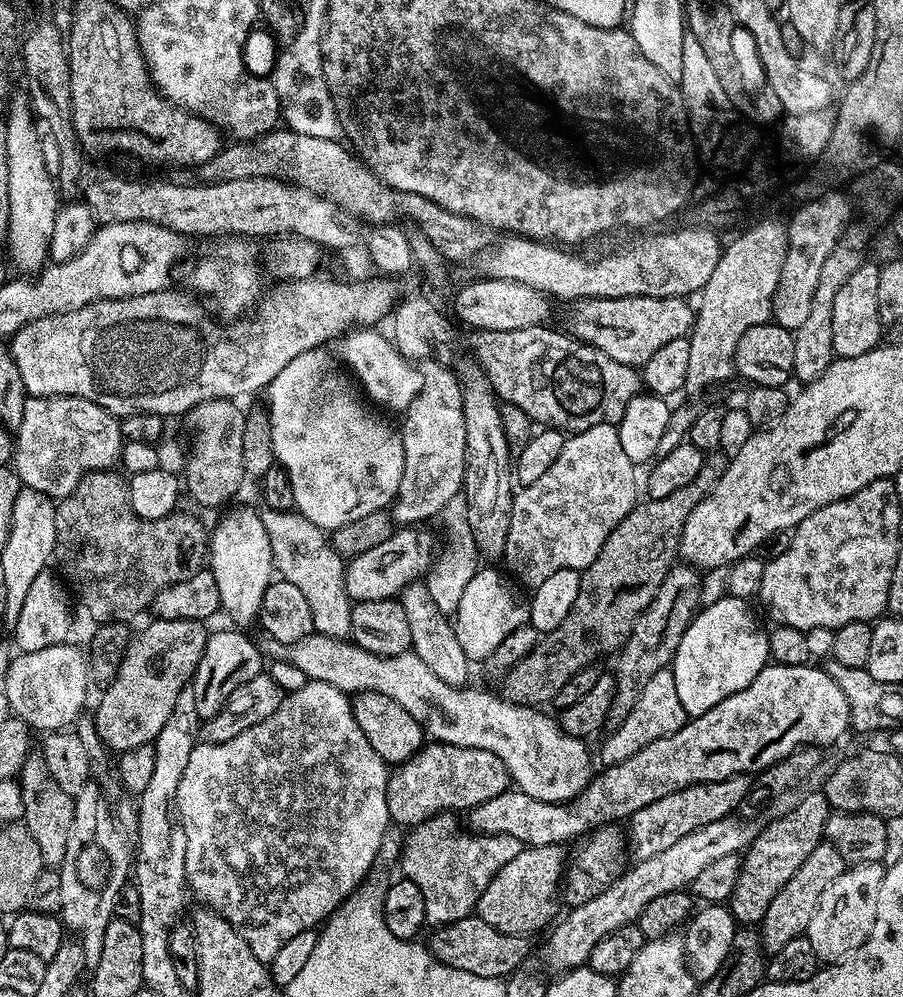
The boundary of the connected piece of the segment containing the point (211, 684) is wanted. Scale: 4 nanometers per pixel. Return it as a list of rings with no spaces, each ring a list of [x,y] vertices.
[[[243,631],[215,632],[206,642],[206,650],[196,667],[191,686],[194,690],[194,706],[198,710],[201,721],[212,720],[224,709],[224,704],[234,694],[234,690],[250,682],[255,676],[261,675],[260,661],[262,655],[255,639],[247,640]]]

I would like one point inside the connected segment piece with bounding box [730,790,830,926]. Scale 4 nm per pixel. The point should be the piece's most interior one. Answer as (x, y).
(783, 844)

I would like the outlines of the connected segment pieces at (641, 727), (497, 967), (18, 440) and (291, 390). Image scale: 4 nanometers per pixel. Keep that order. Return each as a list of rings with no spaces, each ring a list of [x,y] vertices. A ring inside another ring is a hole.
[[[671,667],[658,670],[658,674],[654,674],[654,678],[650,678],[650,682],[646,682],[646,686],[641,688],[634,710],[630,710],[628,717],[611,733],[612,737],[601,746],[600,756],[605,760],[603,763],[611,766],[626,762],[626,758],[638,754],[638,750],[674,734],[683,728],[685,723],[686,717],[682,710],[682,702],[678,702],[678,686],[674,686]]]
[[[479,918],[459,920],[437,927],[432,936],[430,951],[445,969],[452,972],[478,974],[482,978],[507,978],[525,963],[528,956],[528,936],[511,936],[494,930]]]
[[[56,395],[28,396],[22,424],[14,440],[14,471],[24,488],[32,488],[51,498],[70,496],[91,472],[112,470],[121,463],[121,421],[106,411],[95,399]]]
[[[314,348],[286,363],[286,370],[266,387],[266,411],[275,463],[288,475],[295,511],[323,530],[335,530],[366,514],[385,510],[393,503],[402,482],[404,458],[401,433],[392,429],[382,417],[356,404],[356,392],[344,377],[345,369],[324,352]]]

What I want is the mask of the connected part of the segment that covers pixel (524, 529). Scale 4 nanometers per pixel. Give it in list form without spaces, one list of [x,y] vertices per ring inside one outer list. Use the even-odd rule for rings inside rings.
[[[596,425],[585,432],[569,435],[562,446],[562,454],[558,454],[554,460],[554,466],[550,466],[550,470],[546,470],[546,474],[533,485],[521,487],[515,493],[502,555],[502,560],[508,563],[507,571],[513,577],[516,575],[528,590],[534,590],[558,570],[588,568],[590,562],[598,558],[598,550],[602,550],[606,538],[615,530],[618,522],[622,522],[622,518],[626,518],[626,514],[637,507],[636,472],[637,465],[632,464],[622,450],[617,425]]]

